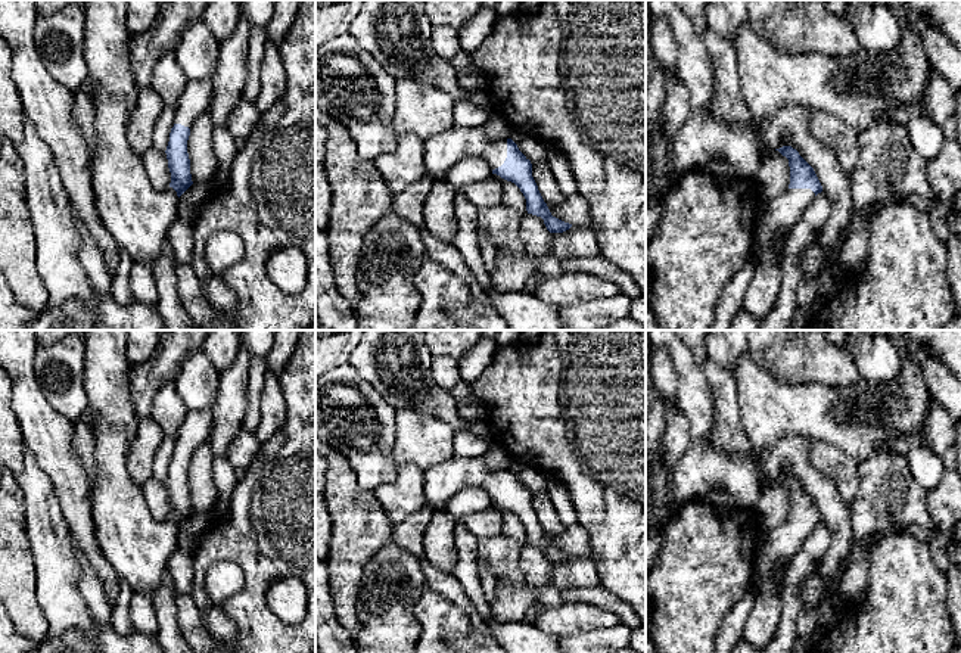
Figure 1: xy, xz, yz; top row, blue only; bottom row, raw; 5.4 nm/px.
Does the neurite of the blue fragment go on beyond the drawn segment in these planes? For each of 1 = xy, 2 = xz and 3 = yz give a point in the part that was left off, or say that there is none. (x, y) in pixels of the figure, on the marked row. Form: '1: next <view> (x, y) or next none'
1: next xy (139, 217)
2: next xz (442, 151)
3: next yz (777, 215)

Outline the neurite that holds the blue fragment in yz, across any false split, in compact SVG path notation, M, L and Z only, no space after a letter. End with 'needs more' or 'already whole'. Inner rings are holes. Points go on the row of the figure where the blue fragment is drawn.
M783 146L775 150L789 159L790 184L783 195L765 199L759 208L752 251L756 268L743 302L743 308L761 321L774 308L781 286L783 255L775 242L789 237L814 198L822 192L814 168L796 149Z; needs more

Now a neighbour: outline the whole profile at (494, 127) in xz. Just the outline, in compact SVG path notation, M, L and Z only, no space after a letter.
M491 114L480 127L488 139L510 139L516 131L510 122L498 115Z

